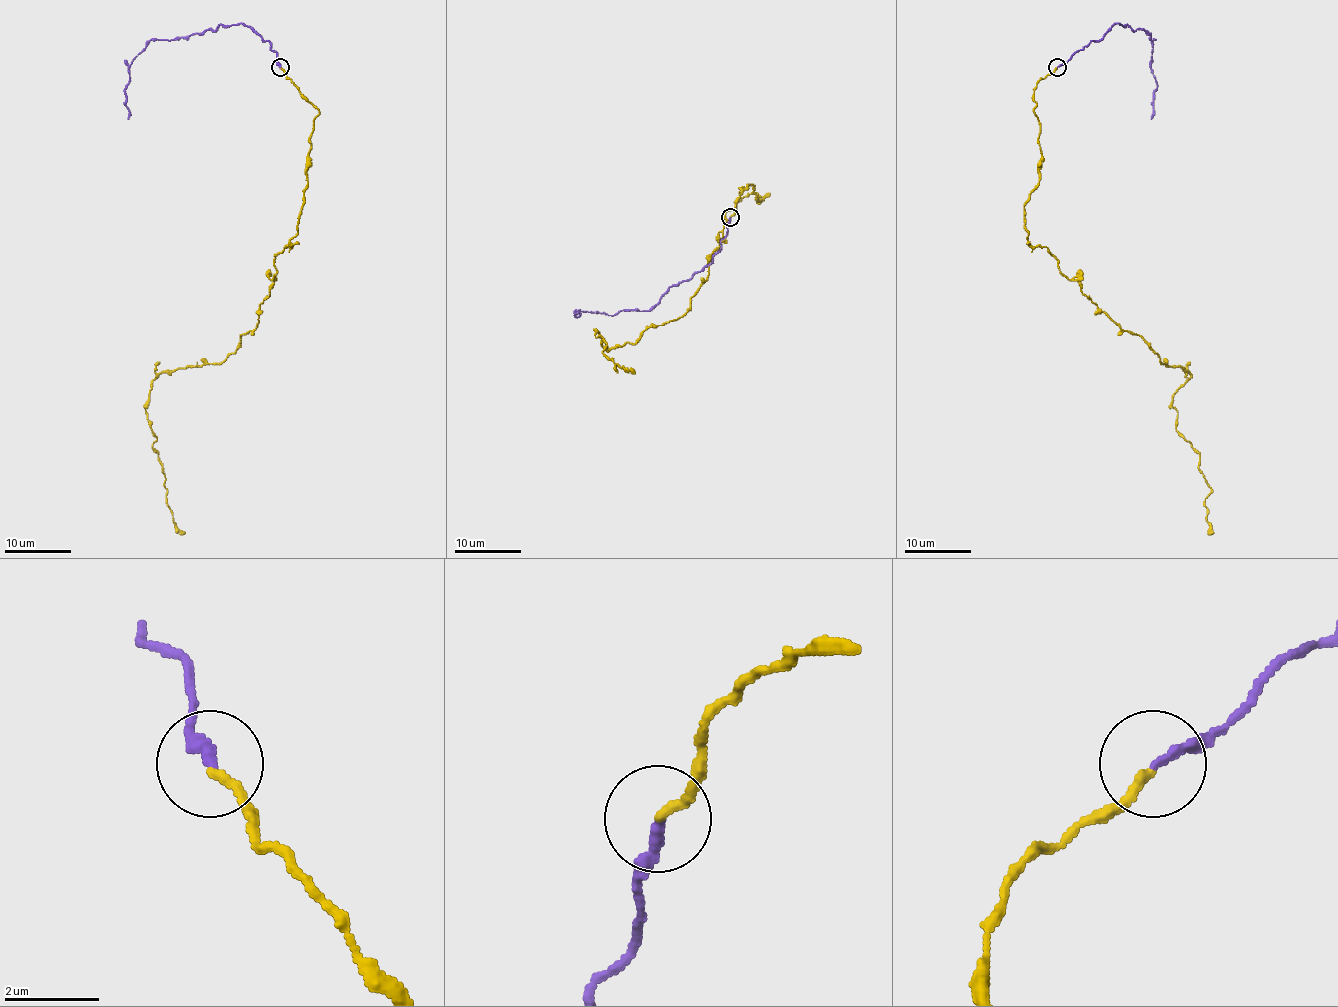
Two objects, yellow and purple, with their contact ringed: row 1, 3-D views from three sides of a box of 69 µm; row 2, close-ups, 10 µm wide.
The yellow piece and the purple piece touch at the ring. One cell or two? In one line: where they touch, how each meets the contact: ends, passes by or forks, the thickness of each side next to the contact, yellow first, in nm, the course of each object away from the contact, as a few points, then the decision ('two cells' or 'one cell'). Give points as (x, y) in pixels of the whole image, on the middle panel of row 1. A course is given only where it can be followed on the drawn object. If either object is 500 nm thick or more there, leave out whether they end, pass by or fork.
(730, 217) | yellow ends | purple ends | 190/220 nm | yellow via (730, 217), (747, 194), (768, 194), (740, 187), (680, 317), (607, 350), (597, 332), (617, 370), (635, 372) | purple via (730, 217), (713, 259), (674, 284), (649, 311), (612, 315), (579, 311), (577, 317), (577, 311) | one cell

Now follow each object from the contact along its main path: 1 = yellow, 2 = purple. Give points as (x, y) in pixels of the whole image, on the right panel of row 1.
1: (1057, 68), (1034, 88), (1041, 169), (1024, 206), (1027, 241), (1190, 377), (1172, 407), (1210, 488), (1212, 533)
2: (1057, 66), (1119, 23), (1151, 33), (1151, 40), (1155, 40), (1151, 68), (1157, 84), (1151, 119)

